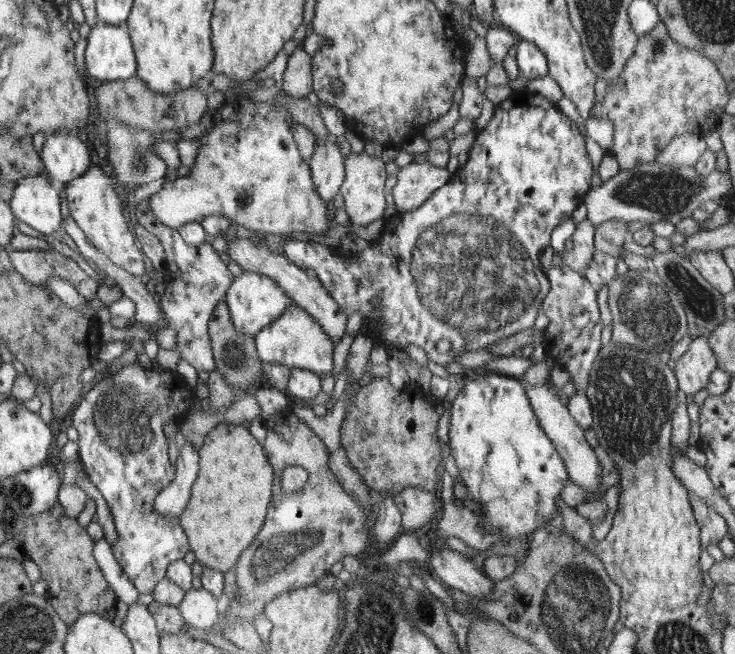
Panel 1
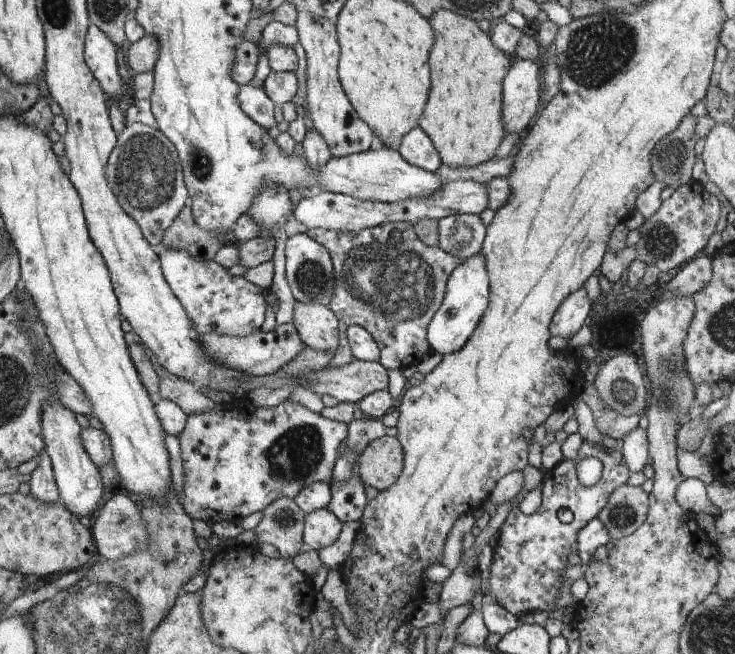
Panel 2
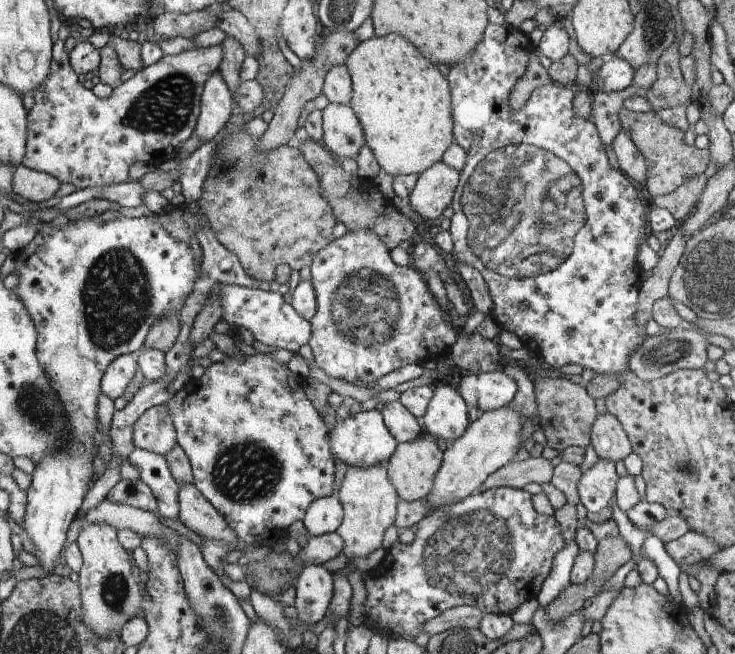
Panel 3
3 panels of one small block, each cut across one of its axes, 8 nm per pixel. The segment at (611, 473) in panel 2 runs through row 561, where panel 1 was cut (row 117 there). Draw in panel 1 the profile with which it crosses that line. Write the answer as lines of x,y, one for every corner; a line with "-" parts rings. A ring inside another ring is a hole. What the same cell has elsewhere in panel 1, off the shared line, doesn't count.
512,90
506,100
495,106
494,116
486,126
484,130
477,133
476,140
468,152
468,161
462,167
458,166
456,178
452,178
452,182
448,182
448,186
436,190
435,195
429,201
424,202
419,209
406,213
399,212
396,216
385,220
384,229
379,238
370,242
370,246
365,250
359,250
355,257
347,258
340,250
331,251
326,246
314,242
314,239
311,241
284,240
283,255
299,267
306,266
304,268
315,270
317,277
327,287
332,298
335,298
346,315
350,316
352,313
360,311
364,315
364,320
365,318
373,320
373,326
368,332
361,334
367,342
370,343
376,338
378,344
400,350
405,350
411,343
417,344
425,350
429,360
447,365
452,364
455,356
464,351
475,352
484,347
496,357
500,357
502,356
500,347
504,348
510,342
516,343
514,334
534,328
535,318
539,316
543,300
550,292
549,280
546,280
546,274
542,272
542,266
540,266
540,254
548,244
551,244
550,234
571,219
572,213
584,202
587,192
591,189
592,161
586,153
584,137
580,134
576,123
562,113
551,99
544,98
538,93
528,90
-
376,301
383,304
380,309
377,308
-
375,310
383,310
383,312
376,313
-
379,314
383,314
380,317
380,326
378,326
-
452,347
455,351
451,351

